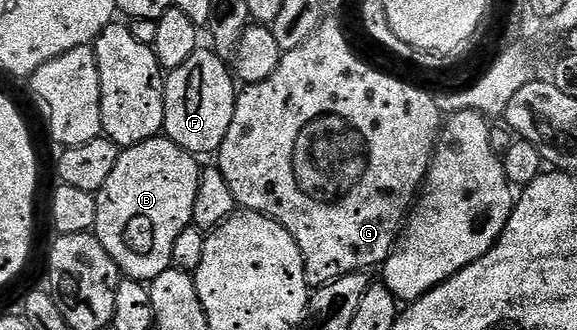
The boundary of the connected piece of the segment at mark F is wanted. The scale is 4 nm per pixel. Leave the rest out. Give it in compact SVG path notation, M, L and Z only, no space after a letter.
M198 47L183 67L166 76L164 136L188 153L216 154L227 135L227 127L231 127L238 92L230 66L212 48Z

